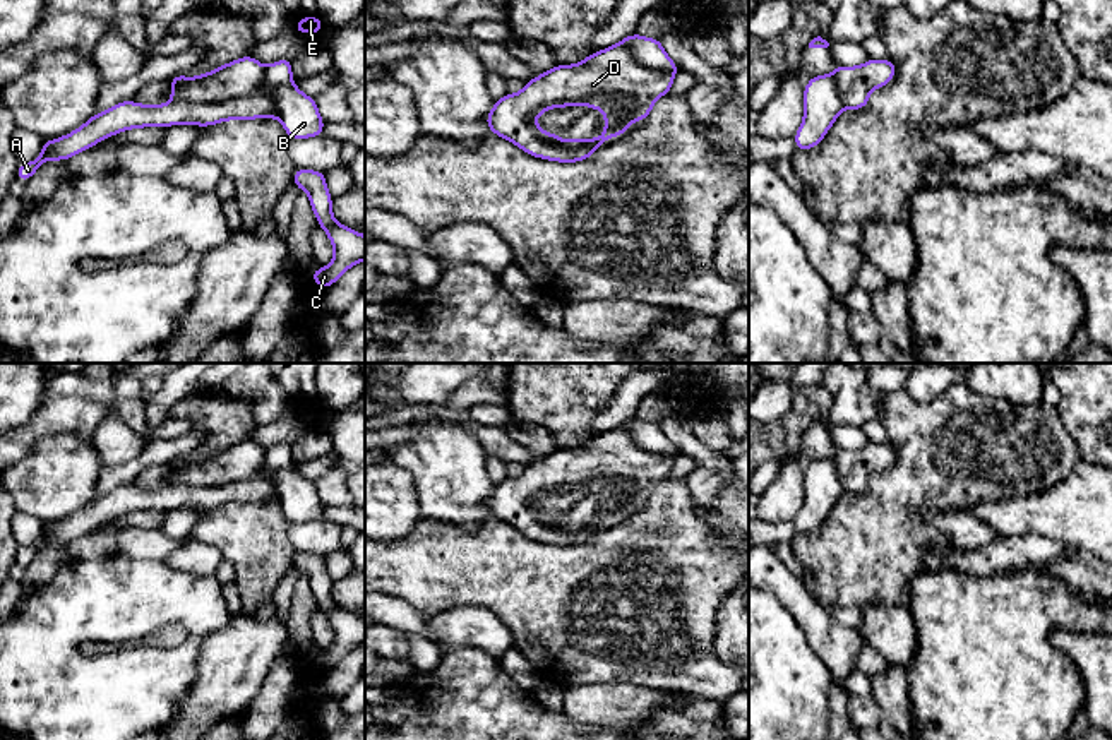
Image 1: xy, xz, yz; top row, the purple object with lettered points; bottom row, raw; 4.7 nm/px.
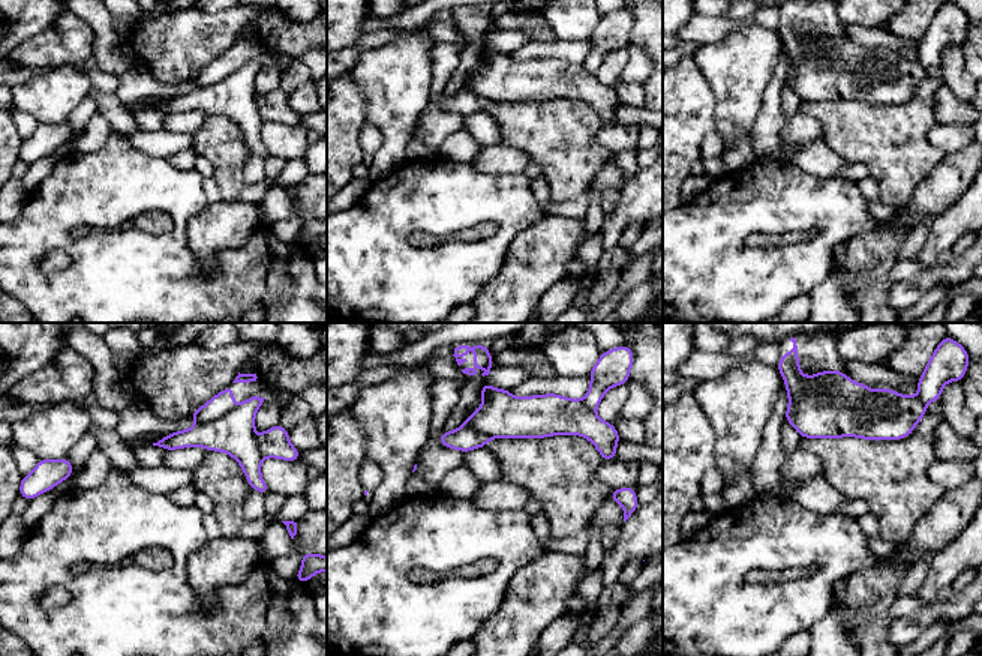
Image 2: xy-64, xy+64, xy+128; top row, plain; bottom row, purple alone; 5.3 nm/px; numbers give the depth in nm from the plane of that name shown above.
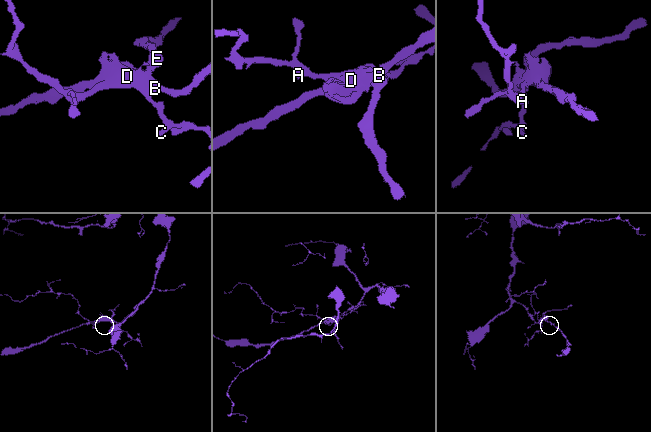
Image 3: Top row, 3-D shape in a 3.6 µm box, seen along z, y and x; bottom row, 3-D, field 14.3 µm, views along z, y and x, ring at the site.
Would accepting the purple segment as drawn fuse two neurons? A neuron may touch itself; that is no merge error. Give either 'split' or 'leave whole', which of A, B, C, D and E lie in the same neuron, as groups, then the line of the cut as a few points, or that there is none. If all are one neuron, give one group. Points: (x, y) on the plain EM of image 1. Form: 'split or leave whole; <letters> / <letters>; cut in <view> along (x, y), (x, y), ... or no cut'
split; A C E / B D; cut in xy along (173, 485), (227, 485), (251, 478), (268, 478), (280, 501)

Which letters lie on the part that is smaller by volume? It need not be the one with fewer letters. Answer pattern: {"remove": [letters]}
{"remove": ["A", "C", "E"]}

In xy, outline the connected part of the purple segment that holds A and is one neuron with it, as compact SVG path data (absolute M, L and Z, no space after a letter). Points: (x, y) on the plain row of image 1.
M250 478L221 486L171 485L164 488L139 488L120 485L106 495L93 498L74 516L43 524L41 538L31 546L19 546L17 564L26 567L45 545L67 545L94 528L130 512L199 509L209 510L226 504L279 502L278 492L267 478Z

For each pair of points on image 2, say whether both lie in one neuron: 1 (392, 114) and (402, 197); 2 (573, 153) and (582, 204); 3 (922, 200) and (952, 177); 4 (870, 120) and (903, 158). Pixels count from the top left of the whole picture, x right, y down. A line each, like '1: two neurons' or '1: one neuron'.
1: two neurons
2: two neurons
3: one neuron
4: one neuron

